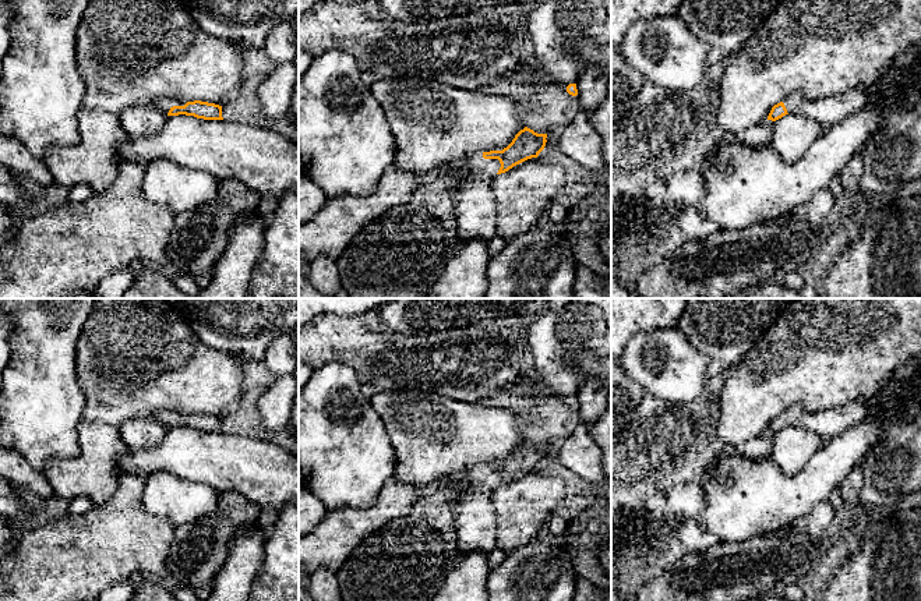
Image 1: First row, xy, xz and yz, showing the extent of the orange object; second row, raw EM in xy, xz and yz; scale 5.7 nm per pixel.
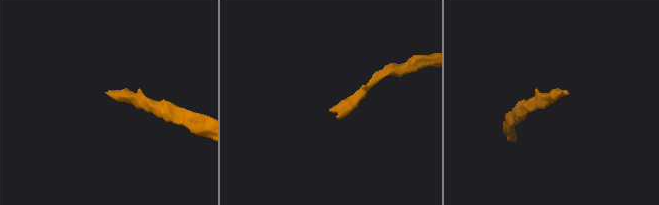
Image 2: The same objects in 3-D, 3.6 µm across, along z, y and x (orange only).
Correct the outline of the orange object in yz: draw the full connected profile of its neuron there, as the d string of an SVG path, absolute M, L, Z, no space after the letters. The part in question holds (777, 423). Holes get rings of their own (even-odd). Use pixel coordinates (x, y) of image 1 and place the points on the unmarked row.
M793 406L786 410L783 414L774 417L768 428L768 432L776 434L786 427L794 427L800 424L800 418L804 414L804 409L801 406Z

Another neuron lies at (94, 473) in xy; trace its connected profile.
M85 420L78 424L78 446L75 457L50 460L43 476L56 496L67 501L87 496L92 506L102 506L119 487L123 473L117 459L128 448L117 428Z

